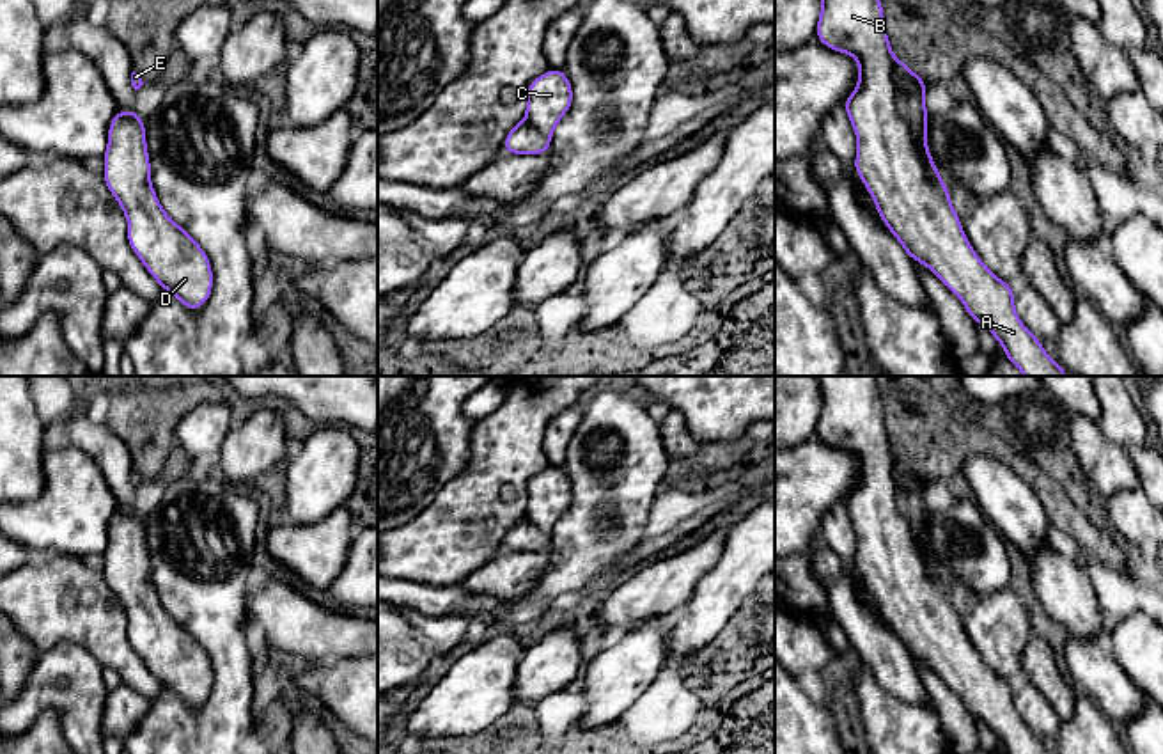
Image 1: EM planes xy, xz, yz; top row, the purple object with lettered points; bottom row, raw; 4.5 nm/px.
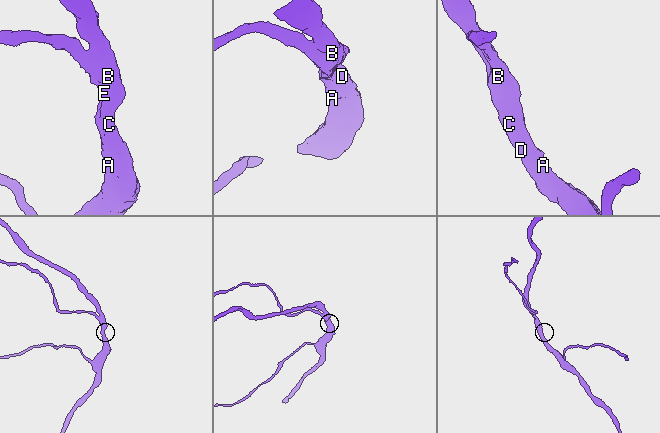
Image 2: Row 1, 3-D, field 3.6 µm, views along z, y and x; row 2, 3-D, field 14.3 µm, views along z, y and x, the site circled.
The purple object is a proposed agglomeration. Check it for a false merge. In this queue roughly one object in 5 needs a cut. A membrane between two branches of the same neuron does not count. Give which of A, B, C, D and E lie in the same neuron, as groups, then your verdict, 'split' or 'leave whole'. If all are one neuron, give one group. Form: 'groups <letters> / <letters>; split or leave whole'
groups A B C D E; leave whole

